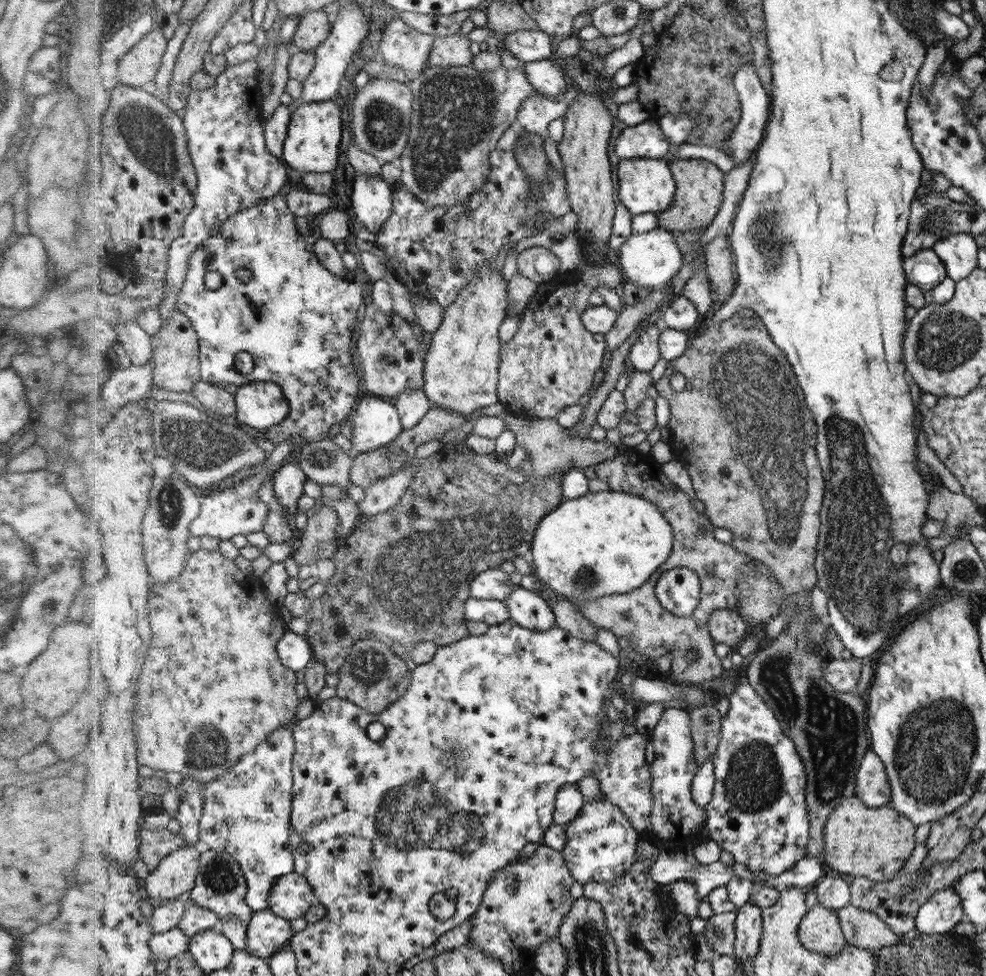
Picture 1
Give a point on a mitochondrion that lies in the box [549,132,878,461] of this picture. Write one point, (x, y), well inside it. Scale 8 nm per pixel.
(770, 238)

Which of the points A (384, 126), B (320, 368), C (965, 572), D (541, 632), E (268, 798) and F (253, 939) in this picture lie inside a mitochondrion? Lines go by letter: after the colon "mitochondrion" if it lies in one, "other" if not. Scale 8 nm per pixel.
A: mitochondrion
B: other
C: mitochondrion
D: other
E: other
F: other

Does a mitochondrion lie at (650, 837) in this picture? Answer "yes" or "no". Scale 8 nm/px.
no

